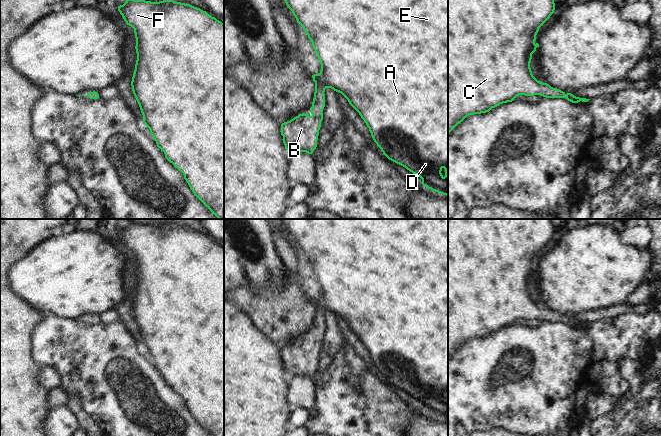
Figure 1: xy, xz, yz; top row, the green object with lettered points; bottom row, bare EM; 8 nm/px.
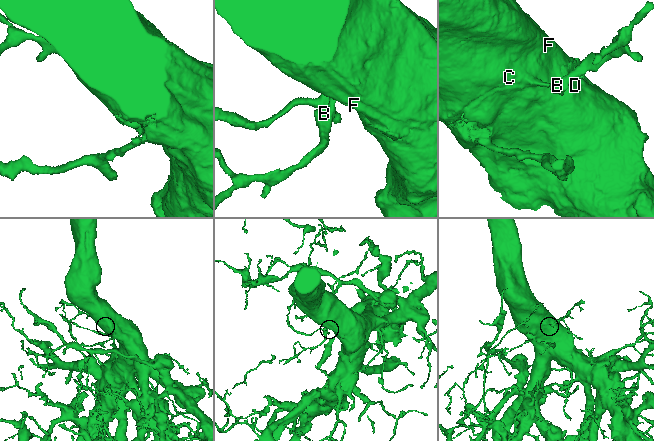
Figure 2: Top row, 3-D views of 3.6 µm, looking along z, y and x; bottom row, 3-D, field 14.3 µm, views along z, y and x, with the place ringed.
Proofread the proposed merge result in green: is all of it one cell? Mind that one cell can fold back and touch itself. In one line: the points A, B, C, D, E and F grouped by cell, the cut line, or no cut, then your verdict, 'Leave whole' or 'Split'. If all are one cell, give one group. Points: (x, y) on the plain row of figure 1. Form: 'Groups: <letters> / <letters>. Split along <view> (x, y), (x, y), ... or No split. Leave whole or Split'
Groups: A B C D E F. No split. Leave whole.

